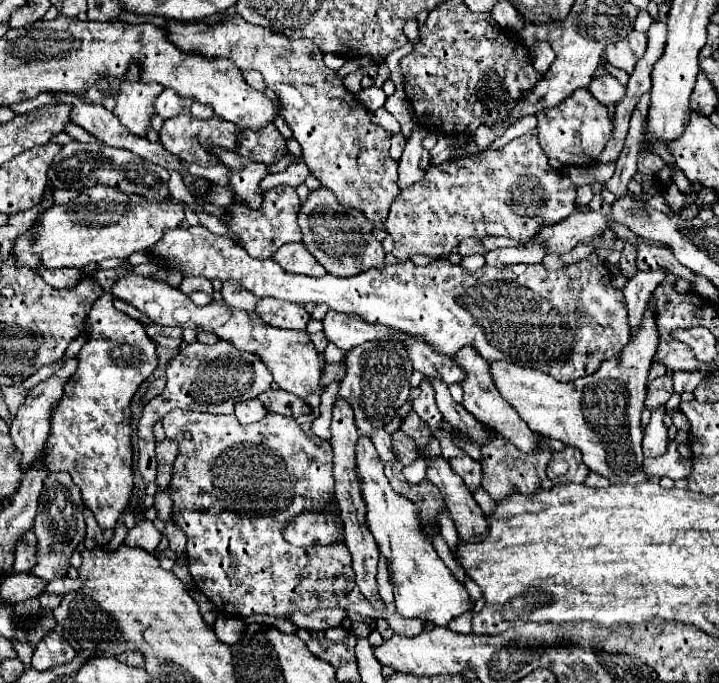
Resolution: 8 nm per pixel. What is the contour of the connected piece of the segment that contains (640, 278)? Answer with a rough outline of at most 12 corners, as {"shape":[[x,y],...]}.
{"shape":[[636,271],[622,289],[636,337],[666,271]]}

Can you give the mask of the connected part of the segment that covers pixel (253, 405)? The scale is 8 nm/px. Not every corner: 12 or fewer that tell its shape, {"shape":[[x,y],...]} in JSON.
{"shape":[[258,399],[238,401],[234,415],[242,425],[256,423],[266,415]]}

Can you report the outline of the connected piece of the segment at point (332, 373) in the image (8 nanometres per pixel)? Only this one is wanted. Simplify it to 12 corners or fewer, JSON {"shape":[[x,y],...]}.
{"shape":[[344,361],[326,363],[324,385],[340,381],[346,371]]}

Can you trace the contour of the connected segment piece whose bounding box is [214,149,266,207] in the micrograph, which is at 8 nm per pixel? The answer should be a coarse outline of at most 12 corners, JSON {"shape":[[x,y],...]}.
{"shape":[[214,149],[220,161],[234,169],[230,187],[236,201],[260,207],[260,179],[266,165],[232,151]]}

